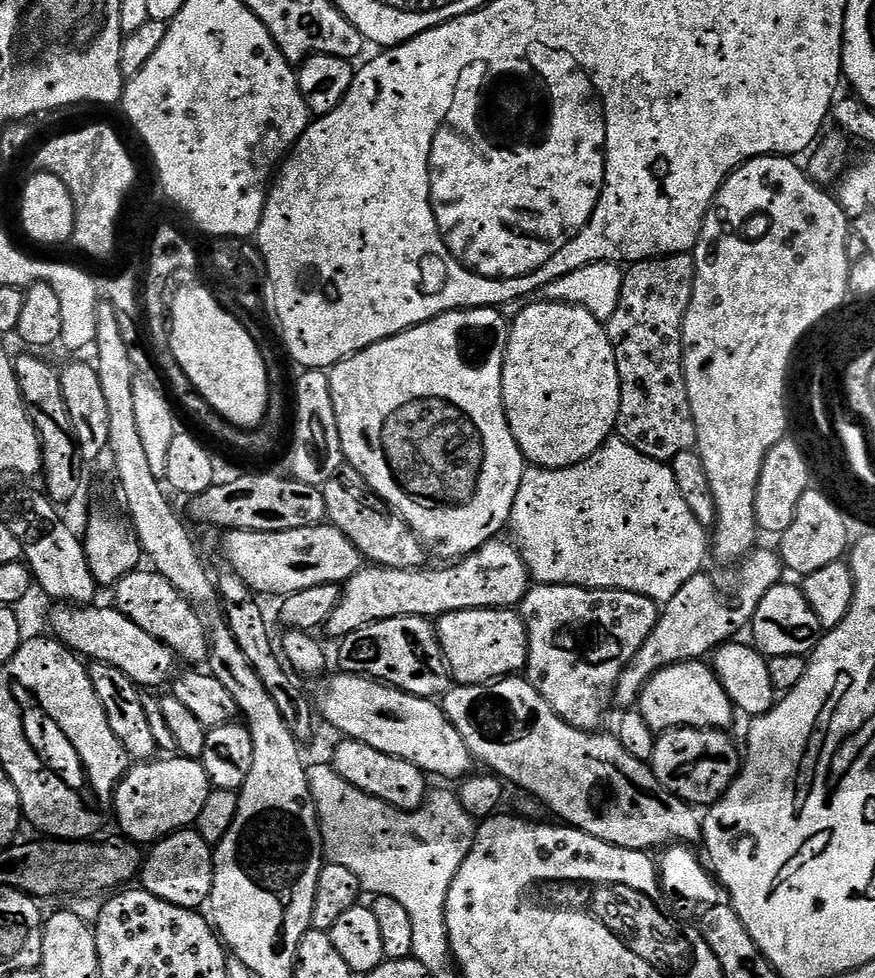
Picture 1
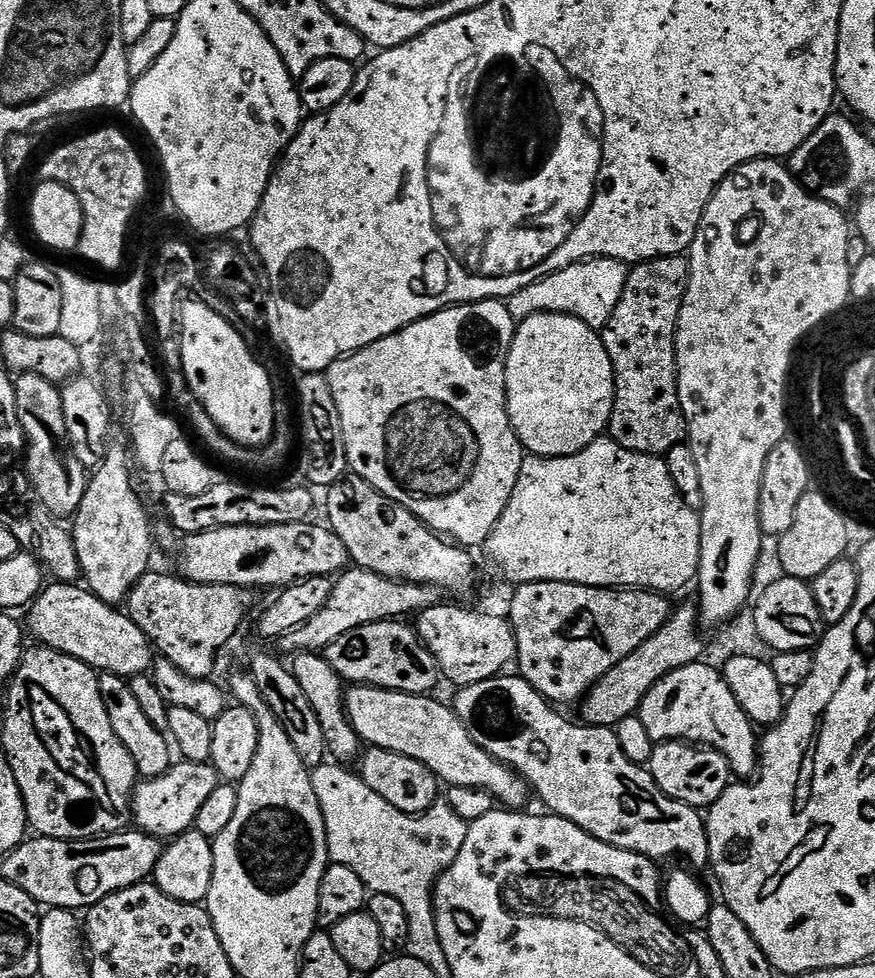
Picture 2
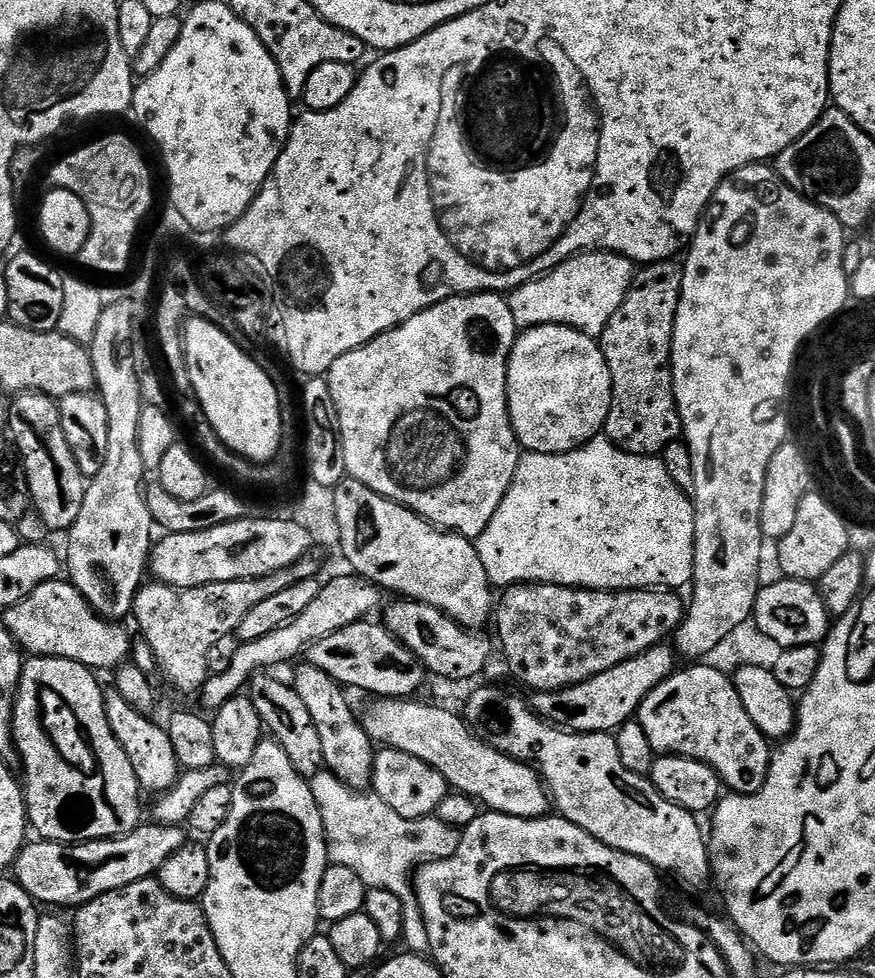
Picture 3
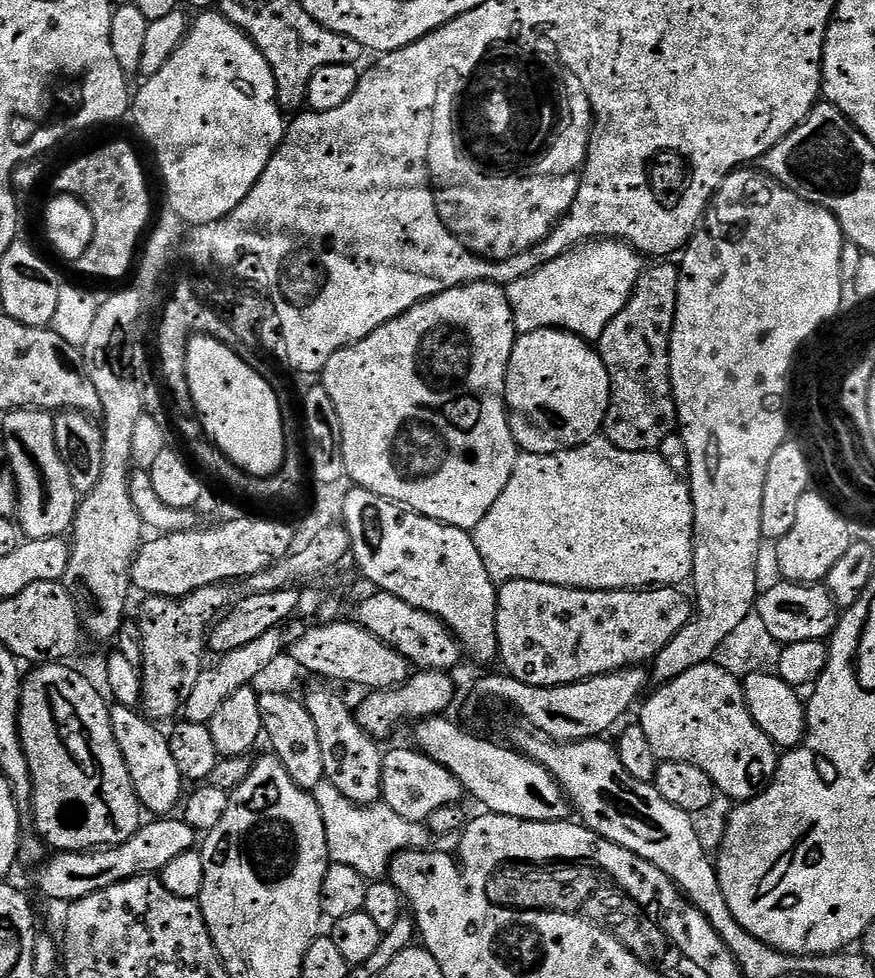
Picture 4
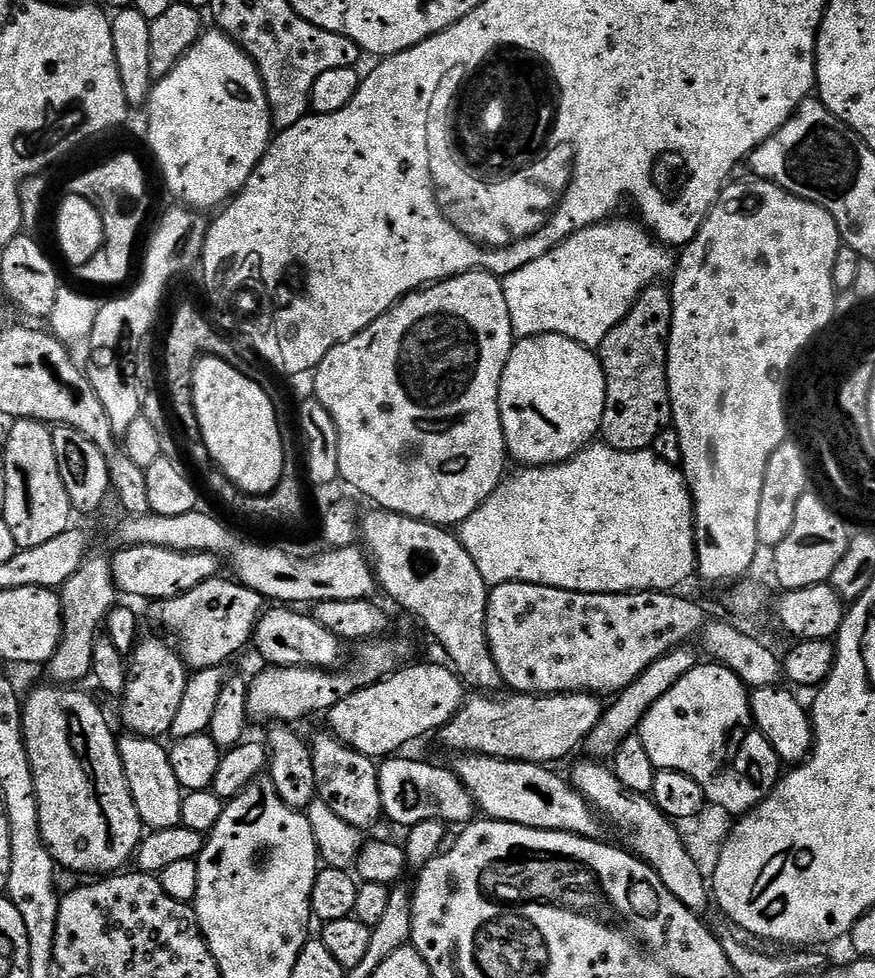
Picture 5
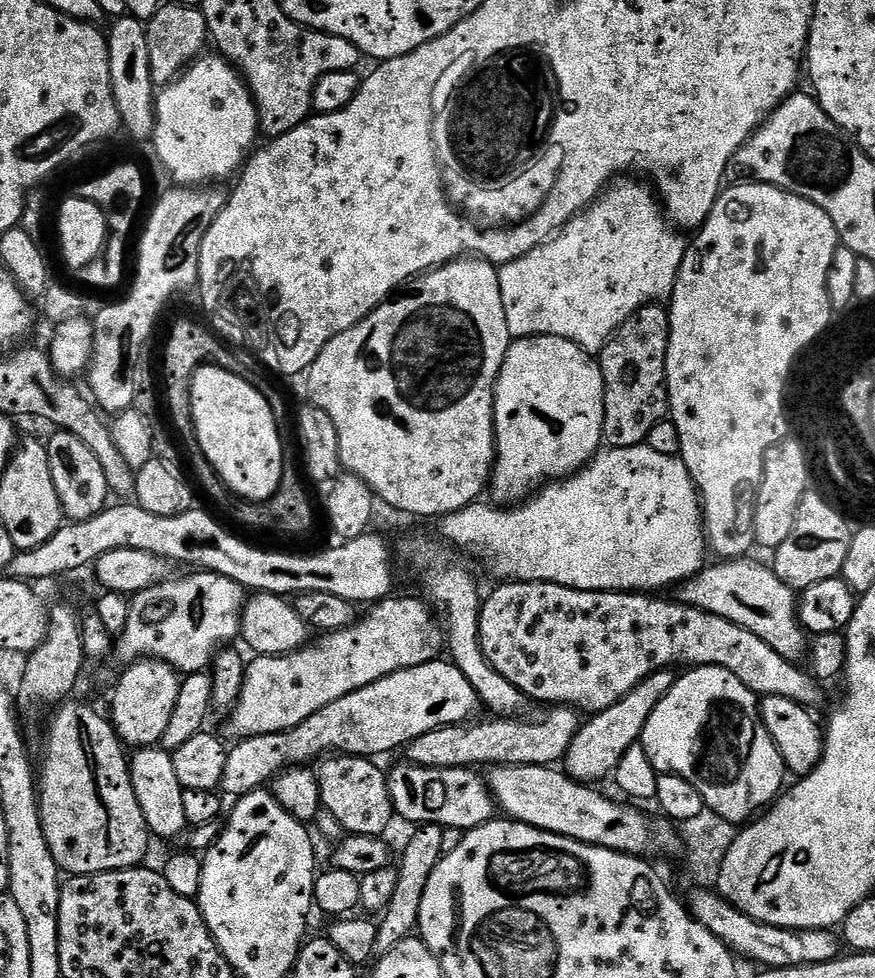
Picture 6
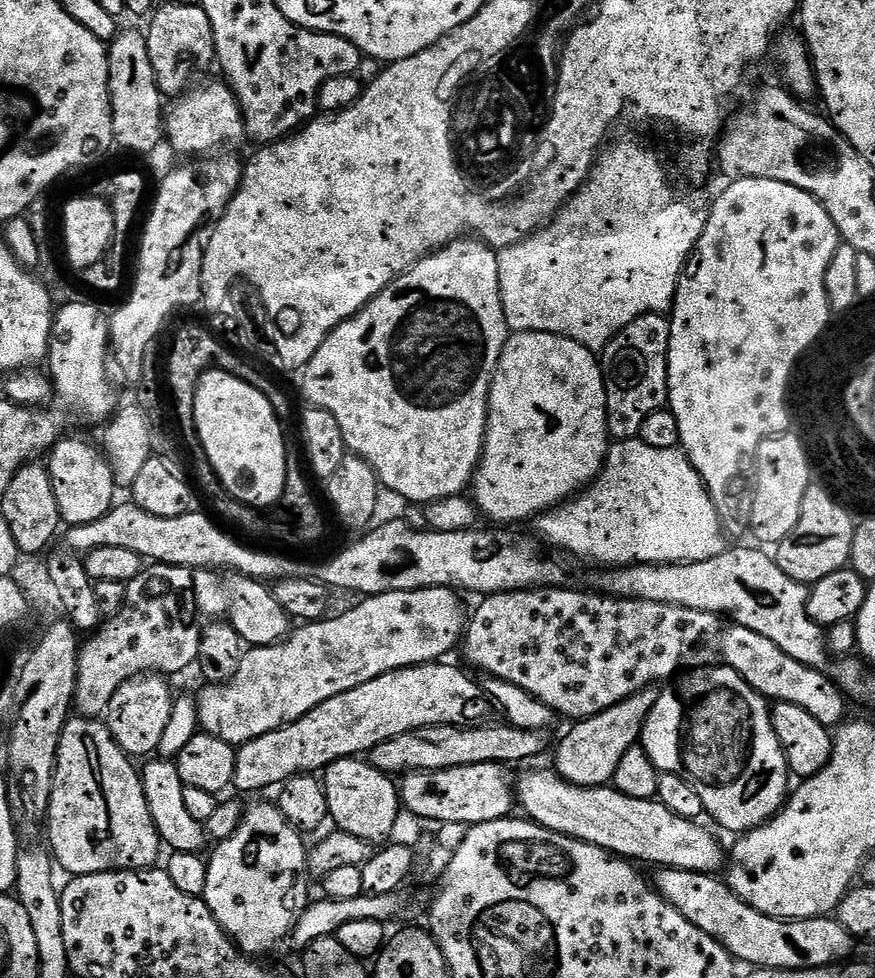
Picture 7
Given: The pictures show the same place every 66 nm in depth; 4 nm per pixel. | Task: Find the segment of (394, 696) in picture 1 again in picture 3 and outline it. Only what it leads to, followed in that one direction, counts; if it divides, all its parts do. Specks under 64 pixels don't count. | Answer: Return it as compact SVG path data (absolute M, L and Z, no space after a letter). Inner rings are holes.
M416 698L373 699L371 701L373 704L362 712L362 723L370 739L377 745L397 748L406 754L414 754L414 758L422 758L422 762L434 766L434 770L438 770L438 774L442 774L442 778L446 778L448 785L455 791L463 792L465 796L471 796L485 809L527 820L537 820L540 816L549 815L548 790L540 778L540 773L531 764L502 754L491 748L486 742L482 742L457 713L456 717L454 713L447 712L444 708L435 708L432 704L419 704L418 701L419 699Z

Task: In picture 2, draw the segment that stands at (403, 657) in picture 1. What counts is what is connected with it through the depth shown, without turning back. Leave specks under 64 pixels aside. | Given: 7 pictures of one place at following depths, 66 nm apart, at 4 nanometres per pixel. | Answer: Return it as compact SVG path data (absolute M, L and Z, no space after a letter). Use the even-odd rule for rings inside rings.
M383 620L350 630L338 642L324 649L322 655L334 666L341 680L352 686L385 688L391 692L405 692L415 696L431 693L436 683L441 683L440 667L421 642L411 623L400 620Z

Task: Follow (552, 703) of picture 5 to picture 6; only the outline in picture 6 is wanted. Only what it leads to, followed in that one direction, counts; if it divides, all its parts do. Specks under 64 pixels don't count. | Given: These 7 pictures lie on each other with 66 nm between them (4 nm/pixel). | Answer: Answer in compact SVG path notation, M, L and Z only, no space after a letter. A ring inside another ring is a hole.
M552 706L547 709L548 712L545 716L540 716L537 720L524 720L528 718L488 718L492 720L480 720L477 724L475 722L467 722L463 724L452 724L446 725L444 728L436 728L430 730L429 733L422 734L421 737L418 737L417 740L407 745L406 753L408 752L407 759L413 764L421 764L424 768L471 768L475 769L476 764L488 764L487 766L499 766L502 764L543 764L545 766L556 766L561 763L568 755L568 747L570 742L574 742L574 738L578 734L582 723L582 716L577 709L571 706Z

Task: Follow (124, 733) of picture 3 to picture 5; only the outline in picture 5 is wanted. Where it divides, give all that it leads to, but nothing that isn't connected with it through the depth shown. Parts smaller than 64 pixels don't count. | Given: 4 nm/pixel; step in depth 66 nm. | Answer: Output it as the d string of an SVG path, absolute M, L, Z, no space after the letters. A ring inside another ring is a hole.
M124 734L119 737L120 757L126 774L126 782L132 791L134 806L142 818L145 829L175 828L180 824L185 789L174 778L174 766L170 766L168 748L151 736Z

